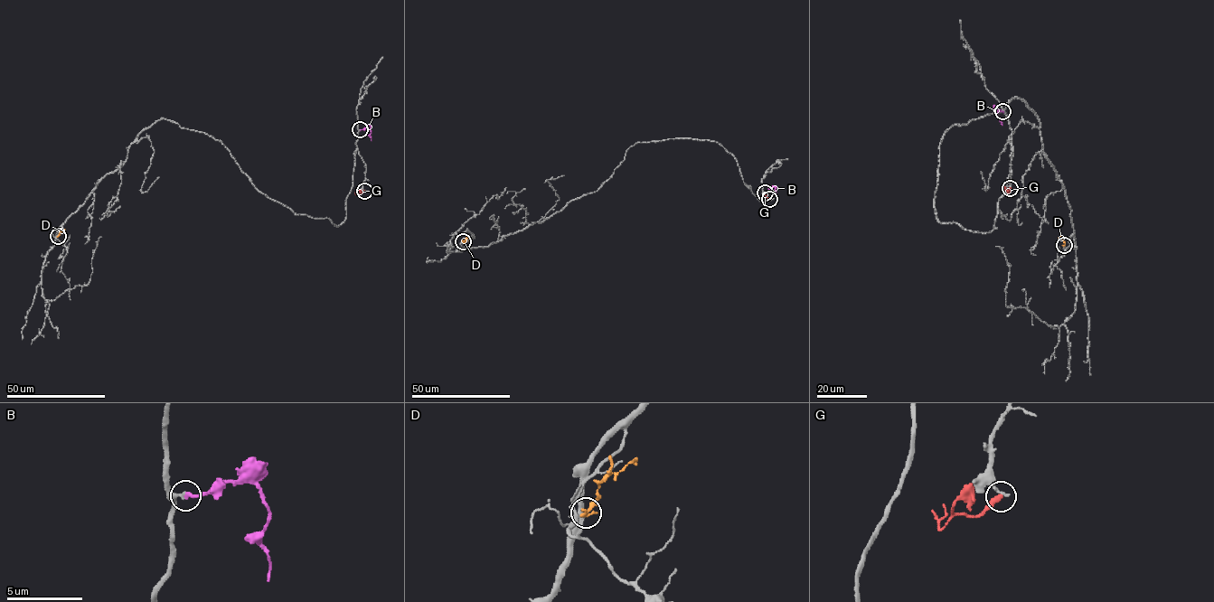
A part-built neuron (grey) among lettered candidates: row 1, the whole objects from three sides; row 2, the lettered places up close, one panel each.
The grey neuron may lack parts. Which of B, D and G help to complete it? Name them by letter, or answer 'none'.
B

